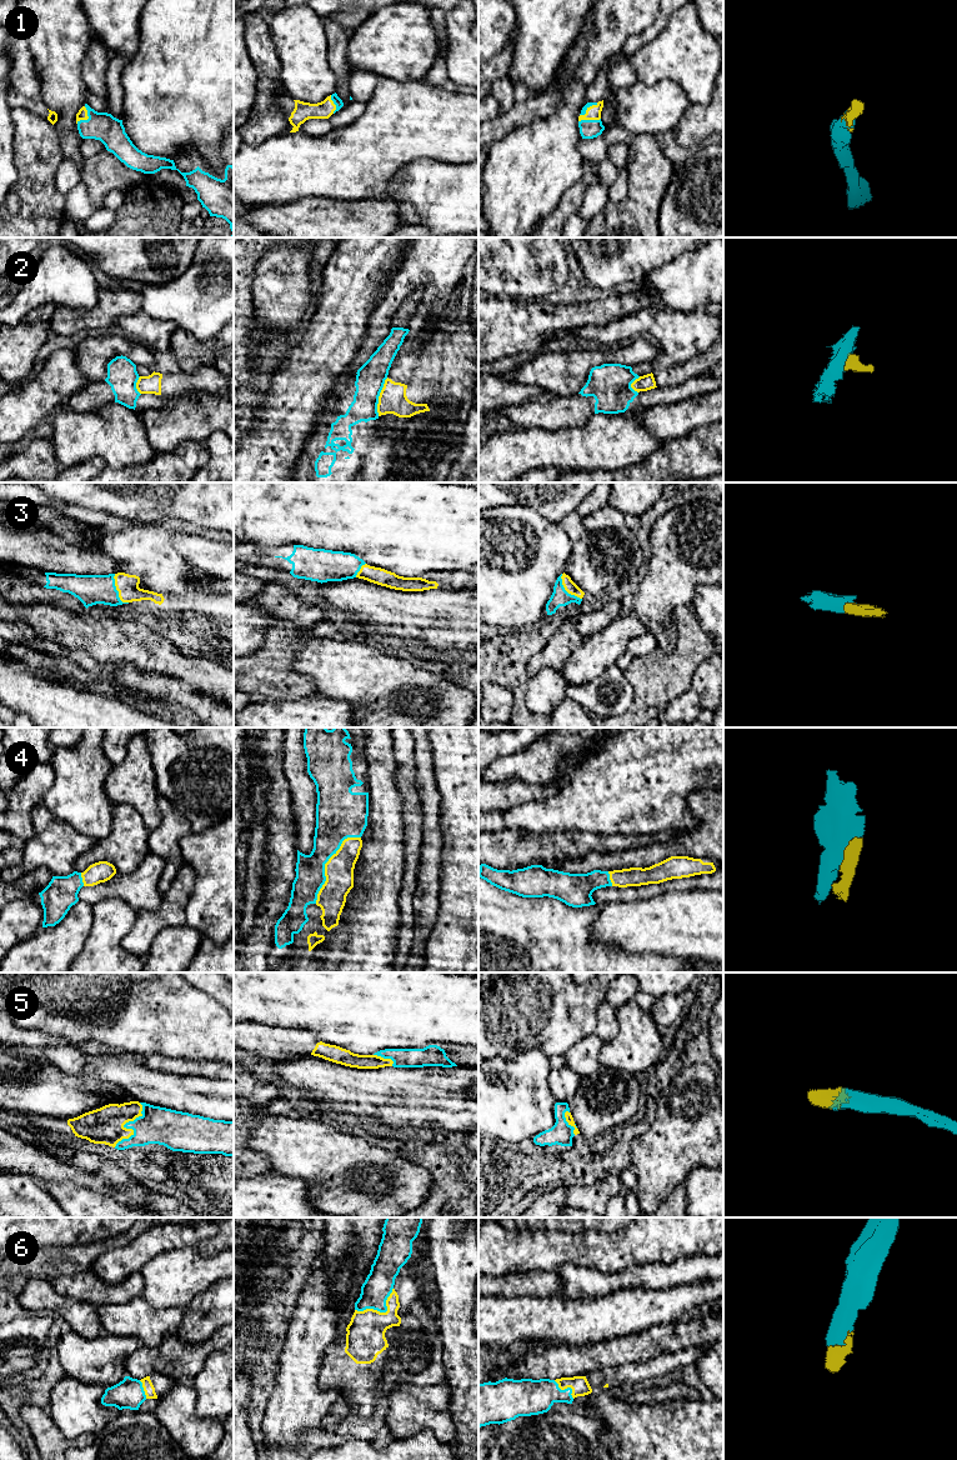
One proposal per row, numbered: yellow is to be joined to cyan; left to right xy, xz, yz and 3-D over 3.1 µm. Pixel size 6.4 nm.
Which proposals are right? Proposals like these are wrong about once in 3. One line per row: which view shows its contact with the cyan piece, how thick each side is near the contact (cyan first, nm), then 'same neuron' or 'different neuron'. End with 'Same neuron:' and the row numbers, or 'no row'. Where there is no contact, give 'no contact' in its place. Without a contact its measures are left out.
1: meets cyan in xy; 180 nm thick on the cyan side, 60 nm on the other; same neuron
2: meets cyan in xz; 190 nm thick on the cyan side, 180 nm on the other; different neuron
3: meets cyan in xy; 190 nm thick on the cyan side, 140 nm on the other; same neuron
4: meets cyan in xz; 220 nm thick on the cyan side, 190 nm on the other; same neuron
5: meets cyan in xy; 240 nm thick on the cyan side, 240 nm on the other; same neuron
6: meets cyan in xz; 190 nm thick on the cyan side, 260 nm on the other; same neuron
Same neuron: 1, 3, 4, 5, 6

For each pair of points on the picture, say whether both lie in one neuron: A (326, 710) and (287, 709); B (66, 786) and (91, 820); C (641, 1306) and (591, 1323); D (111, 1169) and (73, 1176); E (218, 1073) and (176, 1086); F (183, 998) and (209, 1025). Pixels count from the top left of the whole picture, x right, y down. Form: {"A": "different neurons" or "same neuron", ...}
{"A": "same neuron", "B": "same neuron", "C": "same neuron", "D": "same neuron", "E": "different neurons", "F": "same neuron"}

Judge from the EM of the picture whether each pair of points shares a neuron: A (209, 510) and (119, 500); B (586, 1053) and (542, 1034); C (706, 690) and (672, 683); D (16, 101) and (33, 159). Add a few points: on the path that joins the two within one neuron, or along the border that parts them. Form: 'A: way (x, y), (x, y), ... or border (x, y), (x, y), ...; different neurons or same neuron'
A: way (186, 496), (141, 496); same neuron
B: border (592, 1033), (576, 1041), (564, 1055); different neurons
C: border (705, 660), (697, 666), (691, 688); different neurons
D: border (28, 108), (13, 109); different neurons

